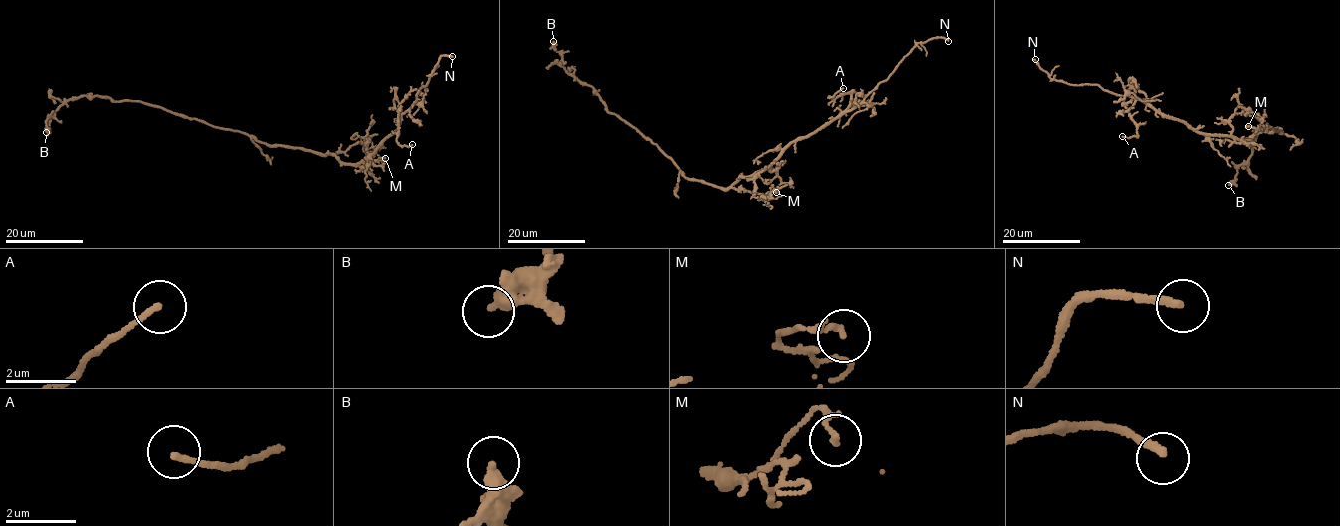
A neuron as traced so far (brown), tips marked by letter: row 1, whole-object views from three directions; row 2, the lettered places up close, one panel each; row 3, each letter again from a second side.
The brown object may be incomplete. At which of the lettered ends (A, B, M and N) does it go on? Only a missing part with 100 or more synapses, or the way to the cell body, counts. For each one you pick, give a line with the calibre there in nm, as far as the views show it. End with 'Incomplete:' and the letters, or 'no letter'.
N: 240 nm thick
Incomplete: N

